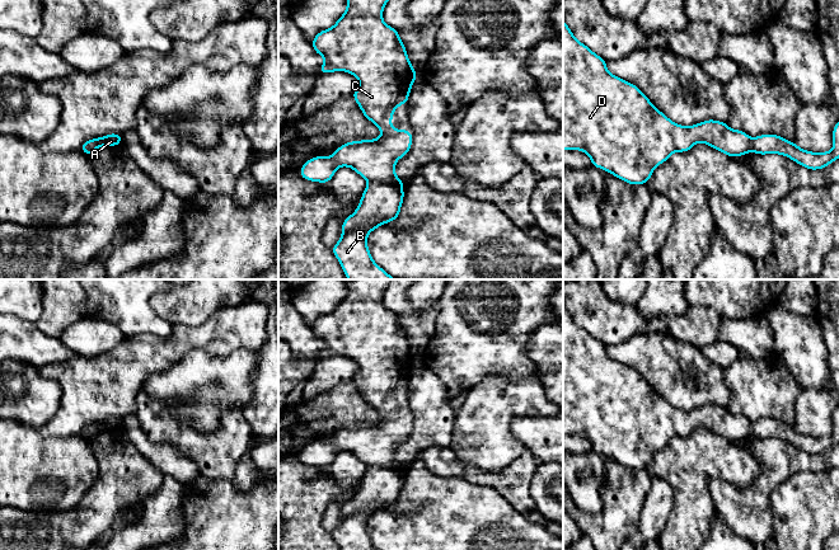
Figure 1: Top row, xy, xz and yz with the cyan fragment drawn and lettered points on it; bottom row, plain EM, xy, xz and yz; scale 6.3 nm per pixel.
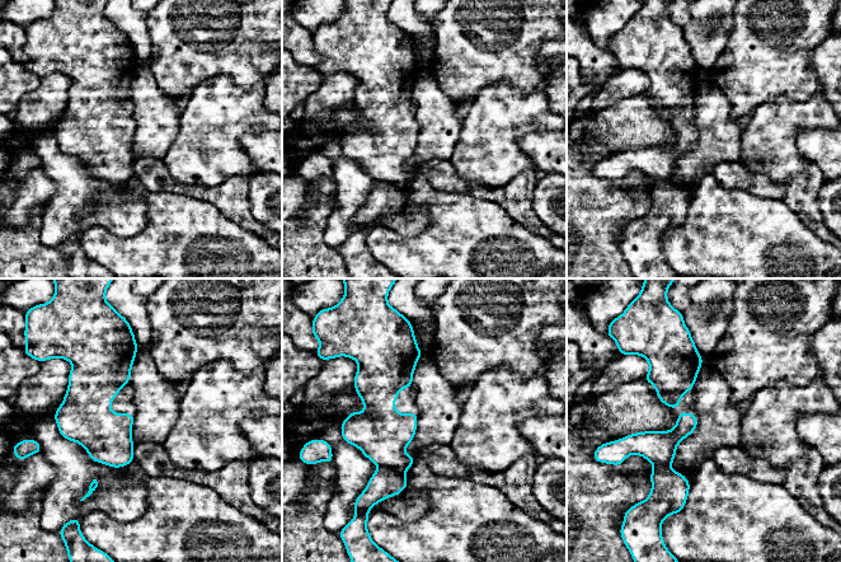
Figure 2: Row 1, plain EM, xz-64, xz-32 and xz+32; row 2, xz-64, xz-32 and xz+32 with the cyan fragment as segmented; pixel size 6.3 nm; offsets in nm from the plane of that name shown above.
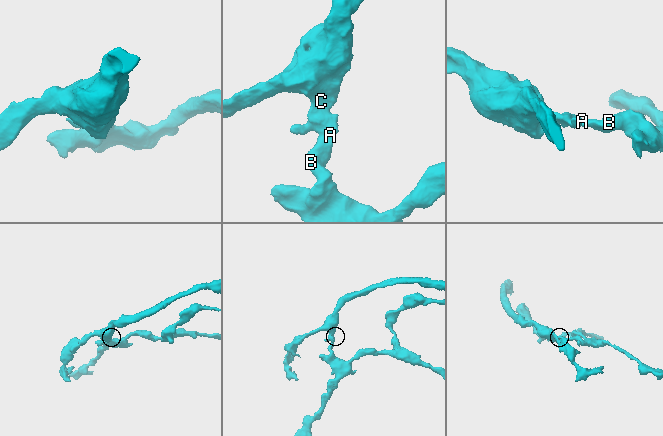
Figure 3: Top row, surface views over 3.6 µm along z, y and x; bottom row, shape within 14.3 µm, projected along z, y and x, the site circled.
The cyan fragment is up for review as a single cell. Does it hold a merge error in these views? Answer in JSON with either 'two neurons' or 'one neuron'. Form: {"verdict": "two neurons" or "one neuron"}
{"verdict": "two neurons"}

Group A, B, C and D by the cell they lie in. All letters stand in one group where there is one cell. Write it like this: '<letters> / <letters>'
A C D / B

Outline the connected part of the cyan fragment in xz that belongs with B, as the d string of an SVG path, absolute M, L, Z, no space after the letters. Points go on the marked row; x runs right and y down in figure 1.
M369 182L356 211L342 222L342 236L332 246L348 279L397 279L380 268L367 248L367 235L400 213L403 187Z

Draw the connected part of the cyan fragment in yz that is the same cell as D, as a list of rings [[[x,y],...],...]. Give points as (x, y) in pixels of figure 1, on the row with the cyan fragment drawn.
[[[563,19],[563,150],[581,150],[590,156],[592,166],[637,185],[646,184],[655,168],[674,152],[686,152],[697,142],[704,142],[731,158],[745,155],[751,149],[751,137],[744,131],[730,128],[725,122],[707,119],[684,127],[669,119],[634,84],[611,75],[606,61],[577,41]]]

